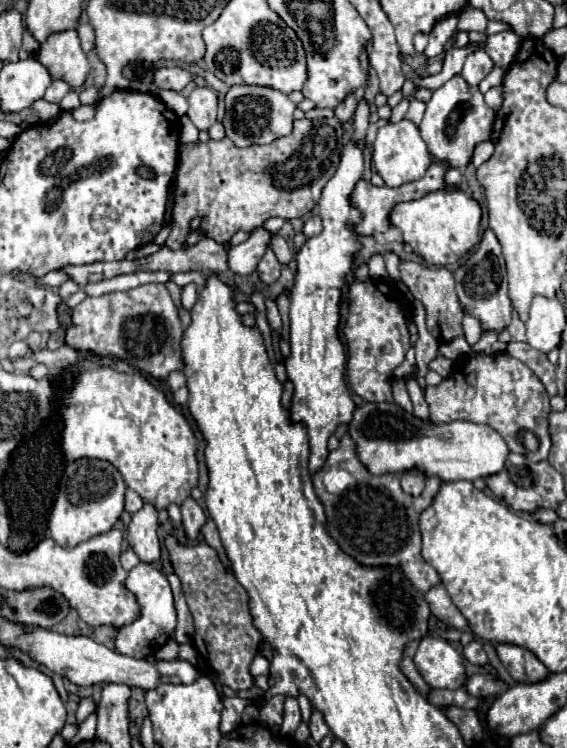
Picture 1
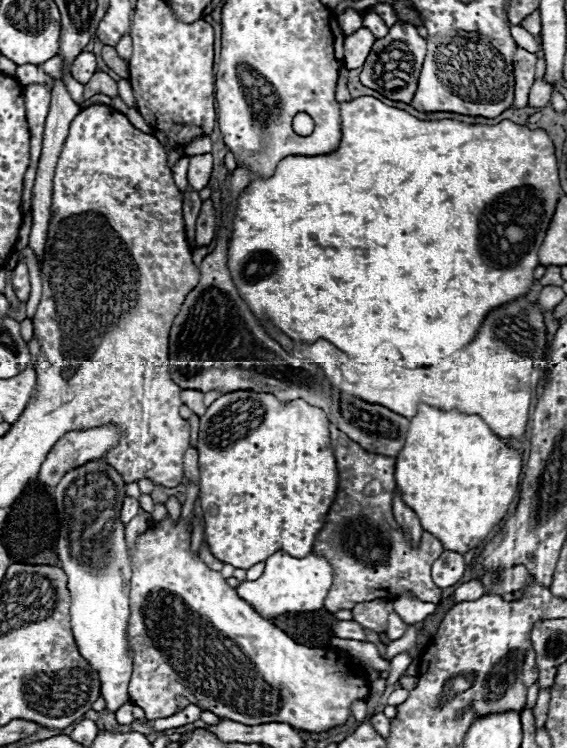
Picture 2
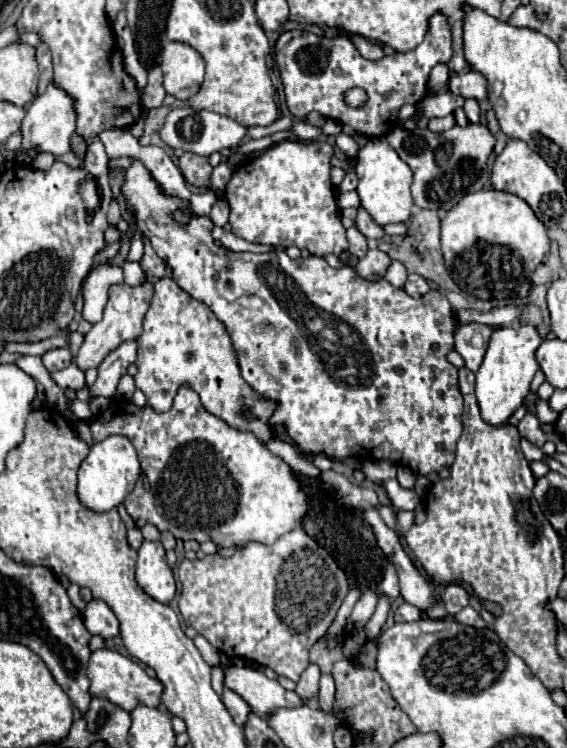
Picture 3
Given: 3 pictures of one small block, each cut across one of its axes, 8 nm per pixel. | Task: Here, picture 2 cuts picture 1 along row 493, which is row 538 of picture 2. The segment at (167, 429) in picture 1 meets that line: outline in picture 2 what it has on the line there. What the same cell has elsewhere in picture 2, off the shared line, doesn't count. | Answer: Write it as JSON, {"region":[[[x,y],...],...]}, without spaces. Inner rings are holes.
{"region":[[[166,516],[164,520],[154,522],[130,546],[130,560],[132,614],[128,622],[128,642],[134,658],[130,698],[132,704],[146,712],[146,720],[176,714],[176,694],[182,694],[190,704],[214,712],[220,718],[232,718],[240,724],[256,726],[264,722],[288,722],[294,728],[322,732],[348,720],[354,698],[368,698],[370,688],[366,674],[356,668],[354,676],[350,662],[344,660],[342,654],[336,650],[296,644],[270,620],[252,610],[252,606],[236,594],[236,588],[226,584],[226,578],[222,578],[220,572],[210,570],[200,556],[190,550],[190,524],[184,522],[184,518],[172,522],[172,518]]]}

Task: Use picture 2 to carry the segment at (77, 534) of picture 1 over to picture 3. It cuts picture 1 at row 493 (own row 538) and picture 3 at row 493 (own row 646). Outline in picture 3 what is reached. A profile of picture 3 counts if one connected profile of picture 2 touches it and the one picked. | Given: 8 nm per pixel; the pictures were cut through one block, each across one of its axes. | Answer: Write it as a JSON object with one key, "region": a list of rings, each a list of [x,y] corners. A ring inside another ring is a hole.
{"region":[[[108,436],[90,448],[88,458],[82,462],[78,472],[78,498],[84,506],[96,512],[108,512],[124,502],[128,492],[140,478],[142,468],[132,442],[124,436]]]}

